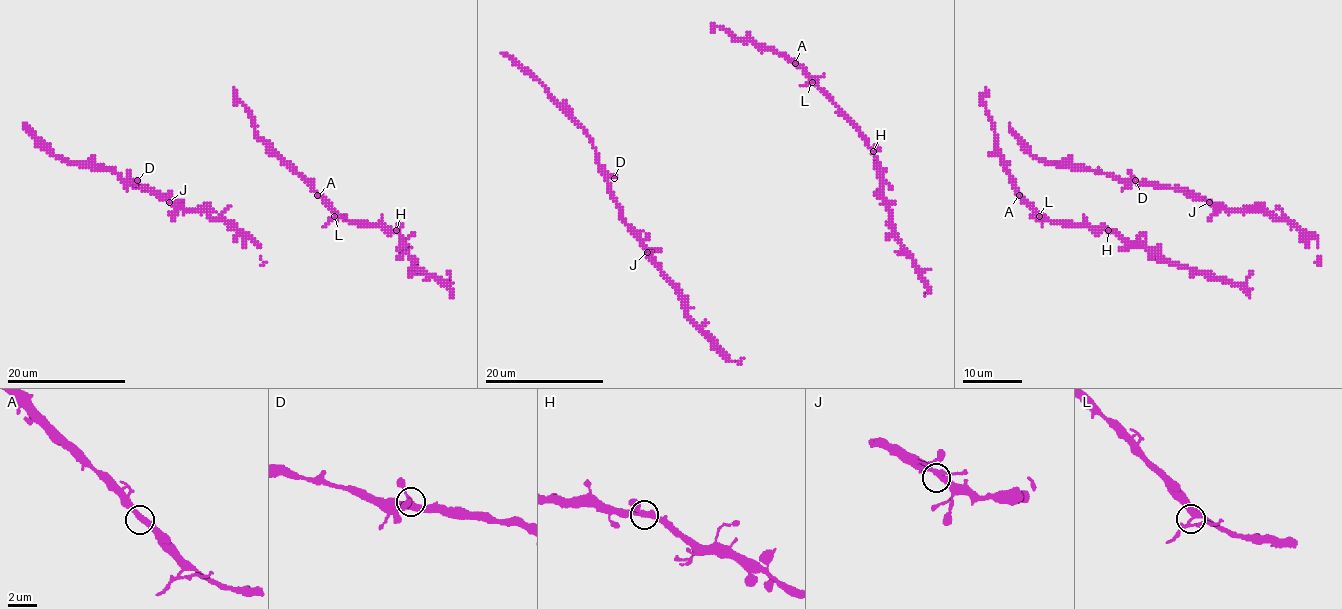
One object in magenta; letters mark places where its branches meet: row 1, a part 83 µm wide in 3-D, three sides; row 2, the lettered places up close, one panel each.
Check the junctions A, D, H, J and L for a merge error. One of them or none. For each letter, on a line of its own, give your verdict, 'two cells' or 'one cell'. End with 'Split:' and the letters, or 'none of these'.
A: one cell
D: one cell
H: one cell
J: one cell
L: two cells
Split: L

